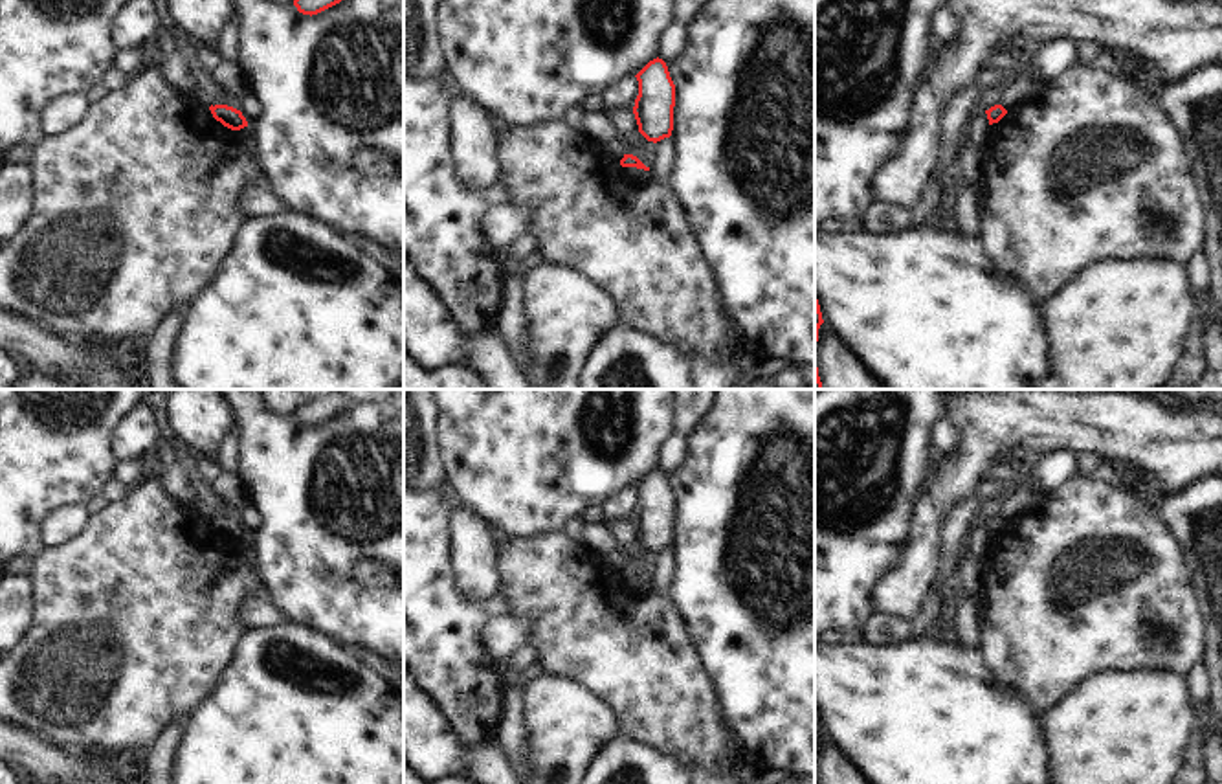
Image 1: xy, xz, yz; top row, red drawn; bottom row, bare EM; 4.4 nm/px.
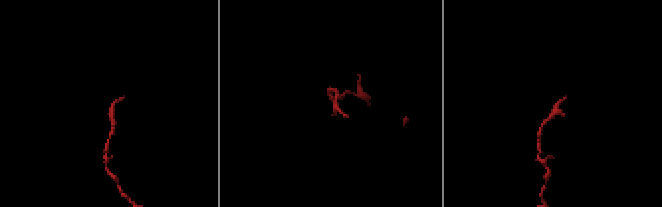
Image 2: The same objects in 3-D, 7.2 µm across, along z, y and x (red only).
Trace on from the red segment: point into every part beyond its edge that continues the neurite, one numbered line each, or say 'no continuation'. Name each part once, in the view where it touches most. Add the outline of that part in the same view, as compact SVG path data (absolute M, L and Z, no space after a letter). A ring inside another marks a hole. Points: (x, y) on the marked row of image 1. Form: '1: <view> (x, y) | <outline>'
no continuation

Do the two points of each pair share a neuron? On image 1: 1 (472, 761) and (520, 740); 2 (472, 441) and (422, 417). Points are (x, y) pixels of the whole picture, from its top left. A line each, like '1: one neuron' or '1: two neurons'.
1: two neurons
2: two neurons

